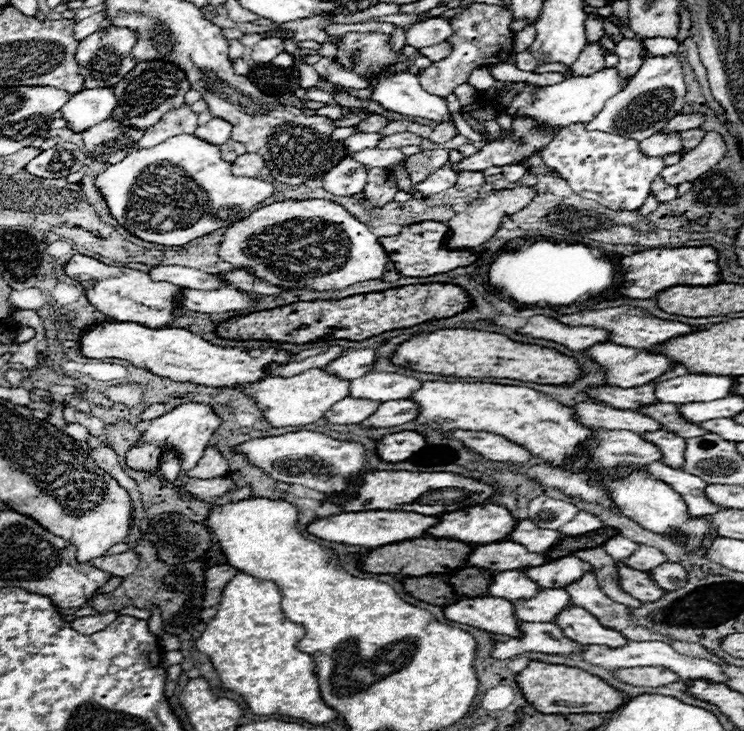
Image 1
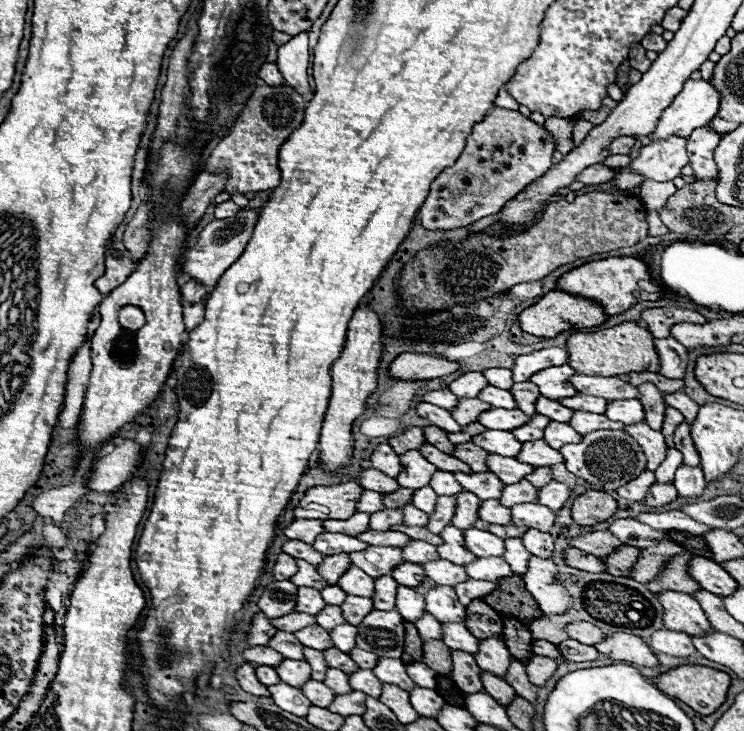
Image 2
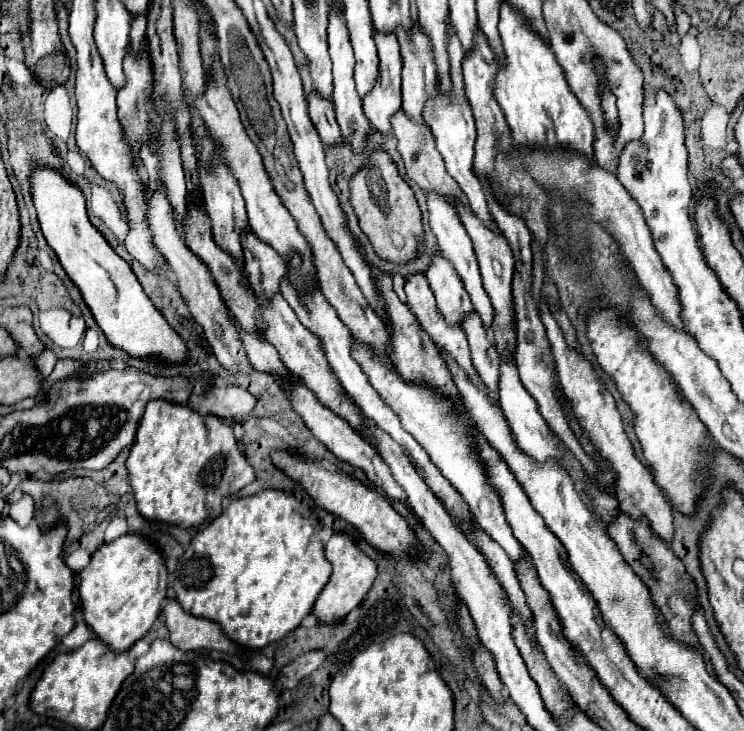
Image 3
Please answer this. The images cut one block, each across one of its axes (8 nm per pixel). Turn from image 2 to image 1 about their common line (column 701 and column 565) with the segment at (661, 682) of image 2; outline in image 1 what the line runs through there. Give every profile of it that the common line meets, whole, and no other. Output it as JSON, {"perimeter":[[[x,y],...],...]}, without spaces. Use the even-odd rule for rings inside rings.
{"perimeter":[[[530,660],[530,664],[516,674],[514,678],[526,698],[542,714],[578,714],[578,712],[614,712],[618,706],[626,702],[626,696],[602,682],[598,676],[592,676],[580,668],[546,664],[538,660]]]}

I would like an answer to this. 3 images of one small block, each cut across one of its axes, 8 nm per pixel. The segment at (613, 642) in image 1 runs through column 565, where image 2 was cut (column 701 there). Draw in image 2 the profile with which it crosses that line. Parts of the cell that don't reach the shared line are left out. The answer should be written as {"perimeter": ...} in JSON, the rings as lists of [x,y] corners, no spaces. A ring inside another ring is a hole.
{"perimeter":[[[664,590],[656,594],[664,608],[664,626],[668,630],[694,634],[708,634],[712,630],[700,604],[690,594]]]}

